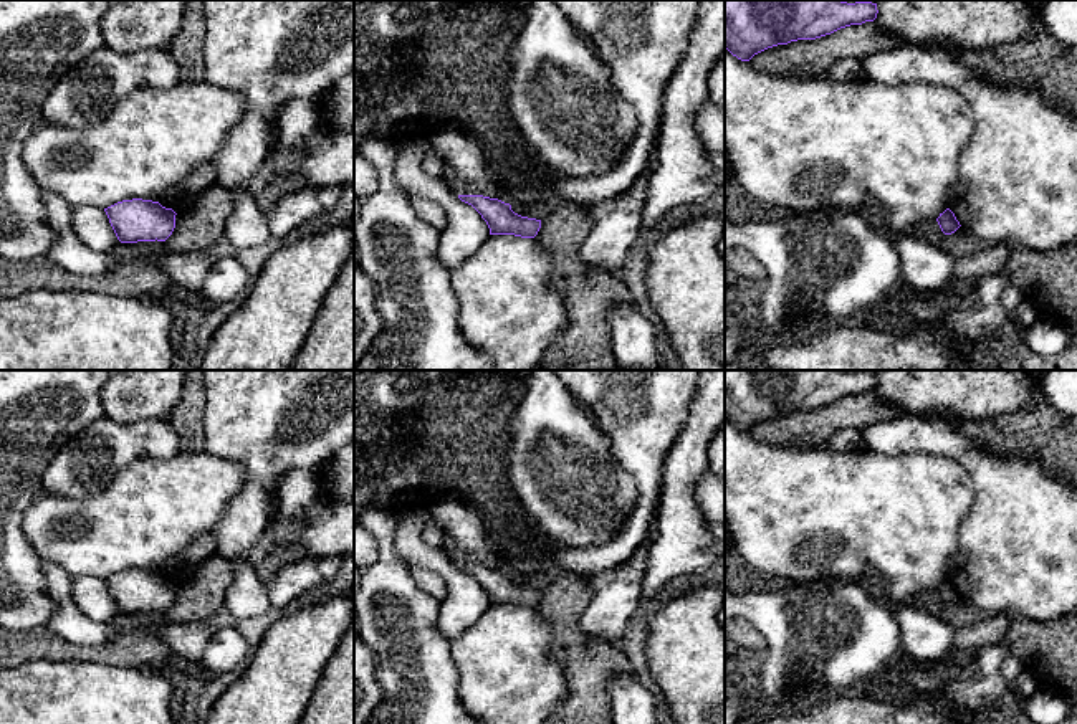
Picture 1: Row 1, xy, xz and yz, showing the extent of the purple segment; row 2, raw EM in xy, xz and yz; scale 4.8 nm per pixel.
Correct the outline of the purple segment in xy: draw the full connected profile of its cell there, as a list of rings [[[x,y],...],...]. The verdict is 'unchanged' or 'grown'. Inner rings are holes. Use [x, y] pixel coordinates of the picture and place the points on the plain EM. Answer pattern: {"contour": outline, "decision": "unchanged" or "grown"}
{"contour": [[[122,570],[104,582],[121,613],[165,612],[175,598],[177,583],[152,570]]], "decision": "unchanged"}

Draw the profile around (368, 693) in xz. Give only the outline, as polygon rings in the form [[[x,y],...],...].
[[[354,638],[354,724],[367,724],[382,699],[376,679],[379,656],[361,638]]]

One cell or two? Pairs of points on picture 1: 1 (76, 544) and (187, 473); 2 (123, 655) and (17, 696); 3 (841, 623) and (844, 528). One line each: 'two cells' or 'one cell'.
1: one cell
2: two cells
3: two cells

